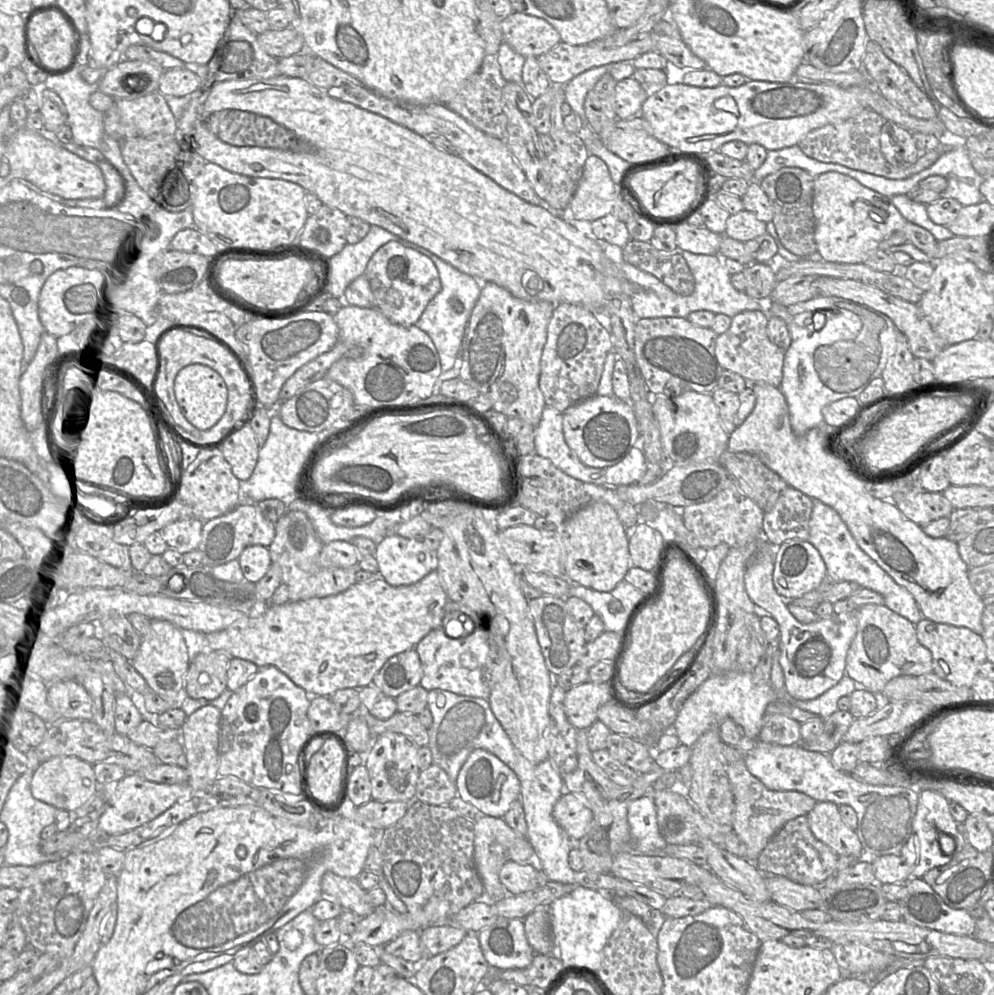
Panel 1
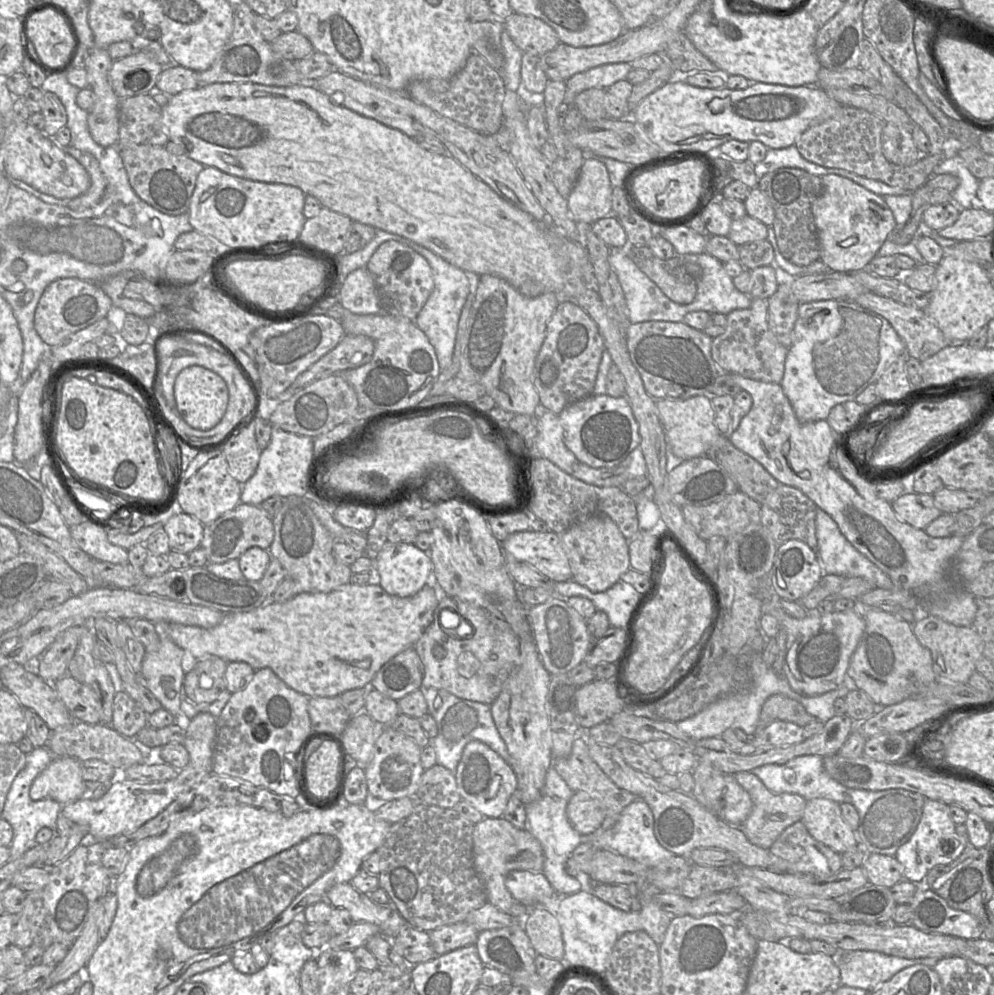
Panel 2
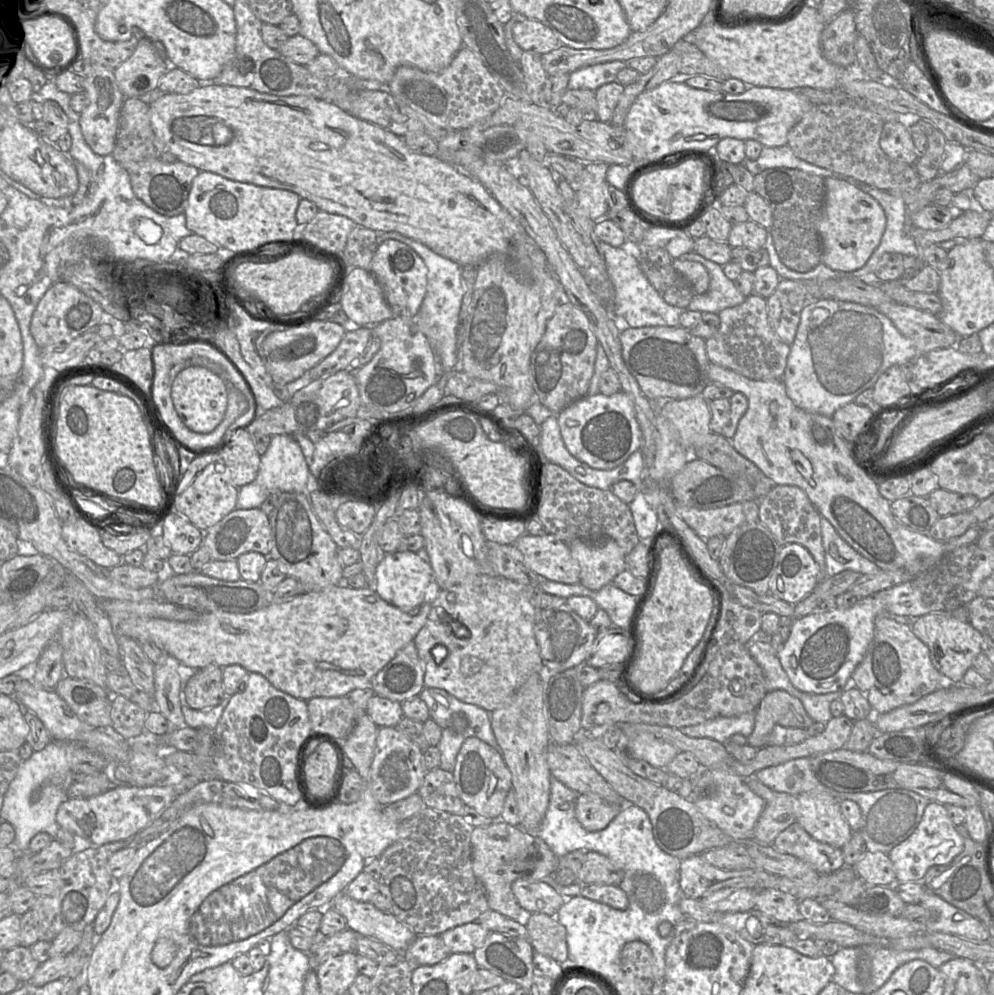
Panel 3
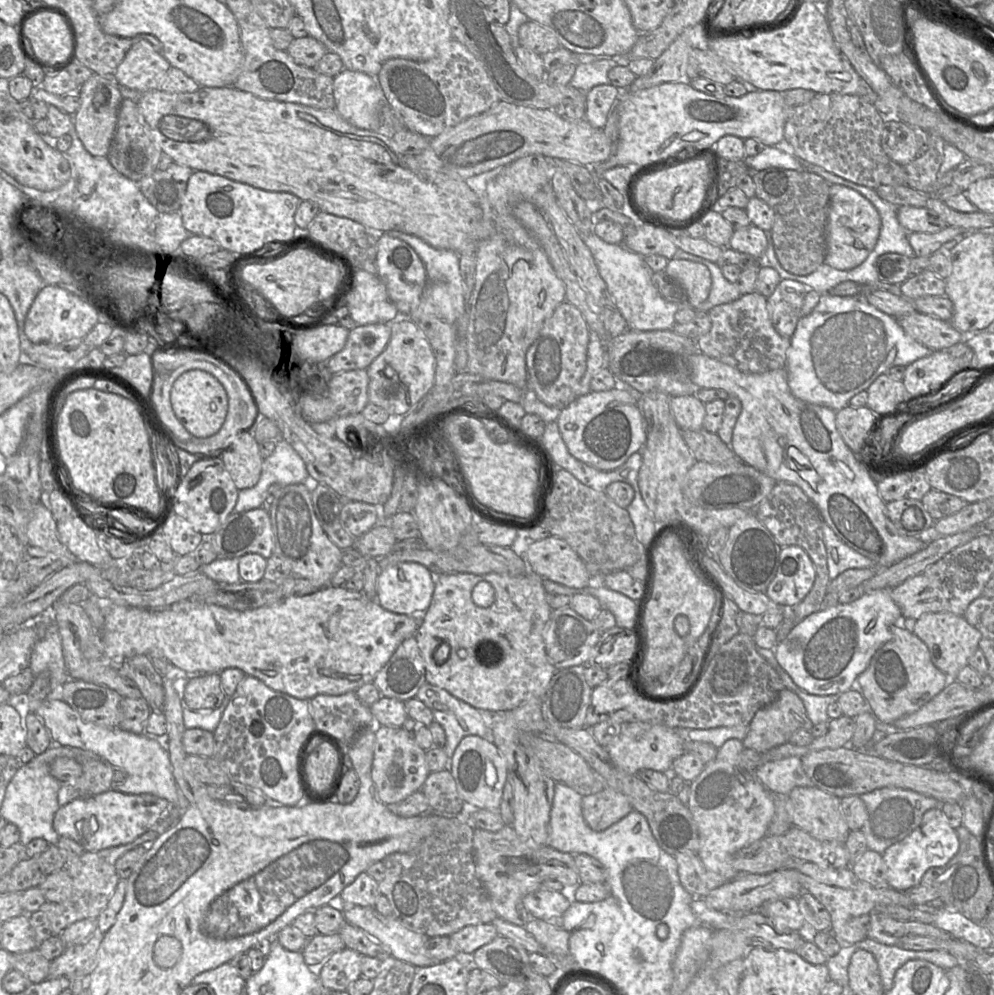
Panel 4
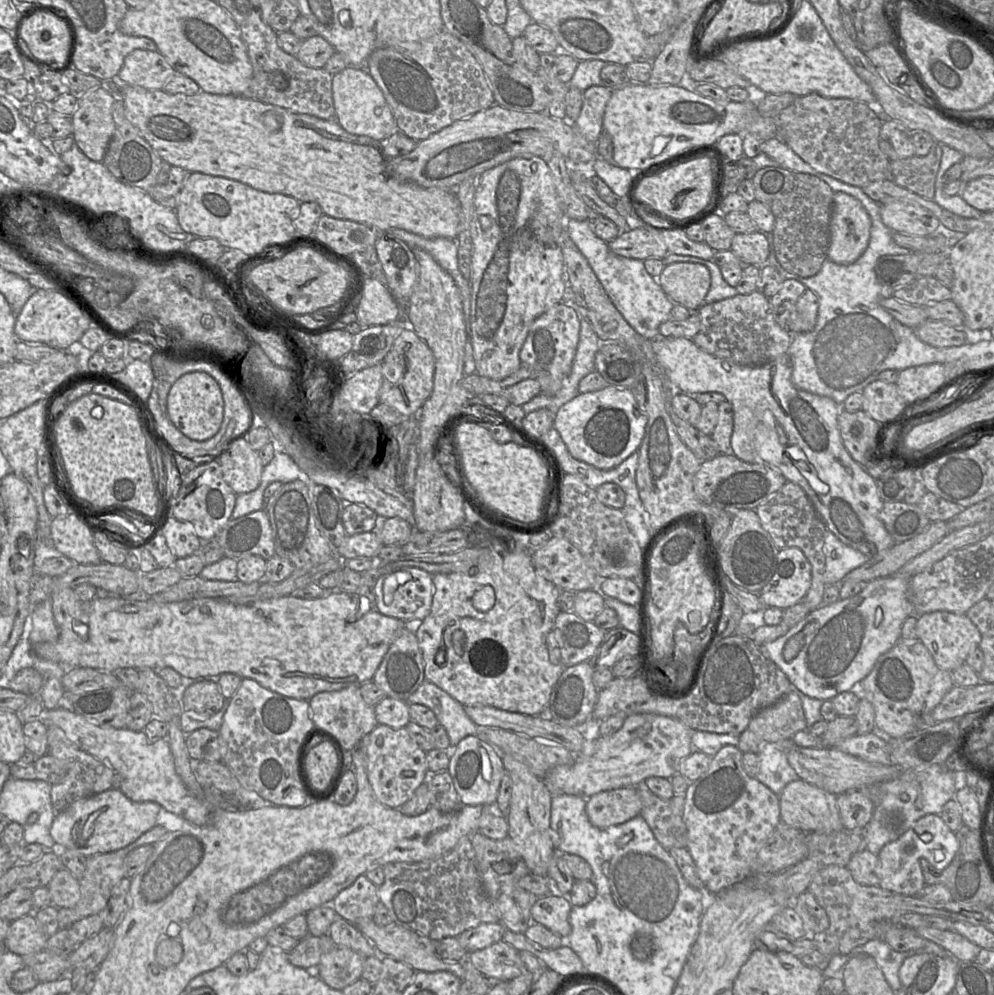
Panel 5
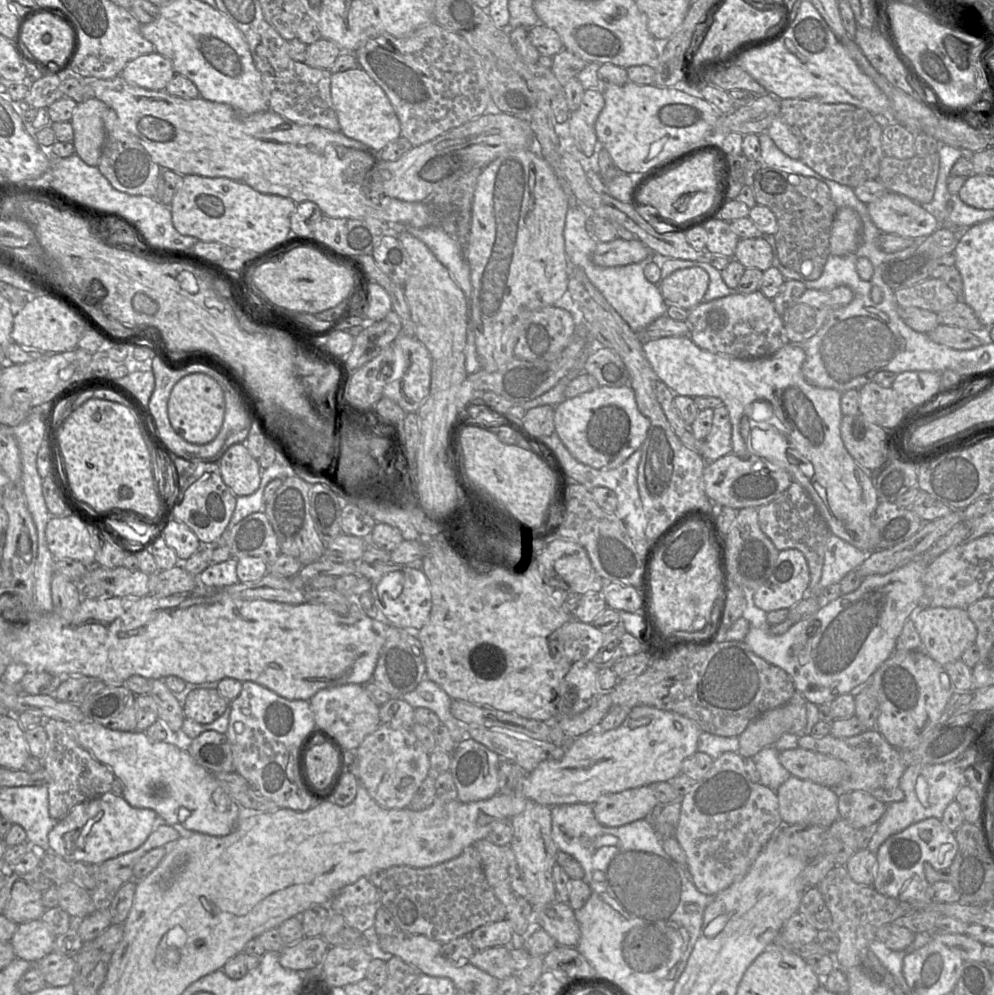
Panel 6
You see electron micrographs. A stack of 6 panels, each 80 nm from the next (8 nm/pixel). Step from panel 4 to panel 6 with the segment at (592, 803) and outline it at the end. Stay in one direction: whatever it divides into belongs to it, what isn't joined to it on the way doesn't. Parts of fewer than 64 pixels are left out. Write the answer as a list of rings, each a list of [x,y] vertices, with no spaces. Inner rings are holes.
[[[649,786],[602,796],[593,804],[596,820],[606,827],[620,827],[645,819],[659,804]]]

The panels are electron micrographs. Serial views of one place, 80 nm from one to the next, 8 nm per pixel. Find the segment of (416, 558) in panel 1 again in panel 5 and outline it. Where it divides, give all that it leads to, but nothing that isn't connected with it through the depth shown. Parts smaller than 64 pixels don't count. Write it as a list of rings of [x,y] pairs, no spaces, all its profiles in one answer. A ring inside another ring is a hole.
[[[401,567],[379,577],[374,585],[377,610],[381,614],[416,625],[429,614],[434,594],[433,575],[416,567]]]

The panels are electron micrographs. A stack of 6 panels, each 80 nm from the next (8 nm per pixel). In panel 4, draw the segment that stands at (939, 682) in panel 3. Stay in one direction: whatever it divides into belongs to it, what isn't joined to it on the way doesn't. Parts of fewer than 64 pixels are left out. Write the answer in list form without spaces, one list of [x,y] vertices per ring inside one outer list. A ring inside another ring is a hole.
[[[892,625],[890,631],[891,640],[877,650],[867,669],[857,678],[868,709],[876,720],[887,725],[919,710],[940,693],[947,682],[947,675],[932,663],[929,649],[922,640],[896,625]]]

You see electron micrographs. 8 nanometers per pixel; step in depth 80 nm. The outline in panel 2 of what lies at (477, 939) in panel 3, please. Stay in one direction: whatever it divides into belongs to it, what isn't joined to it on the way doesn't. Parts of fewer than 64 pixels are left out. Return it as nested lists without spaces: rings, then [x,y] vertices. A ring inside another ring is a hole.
[[[466,921],[444,925],[428,932],[436,956],[475,944],[479,931]]]

